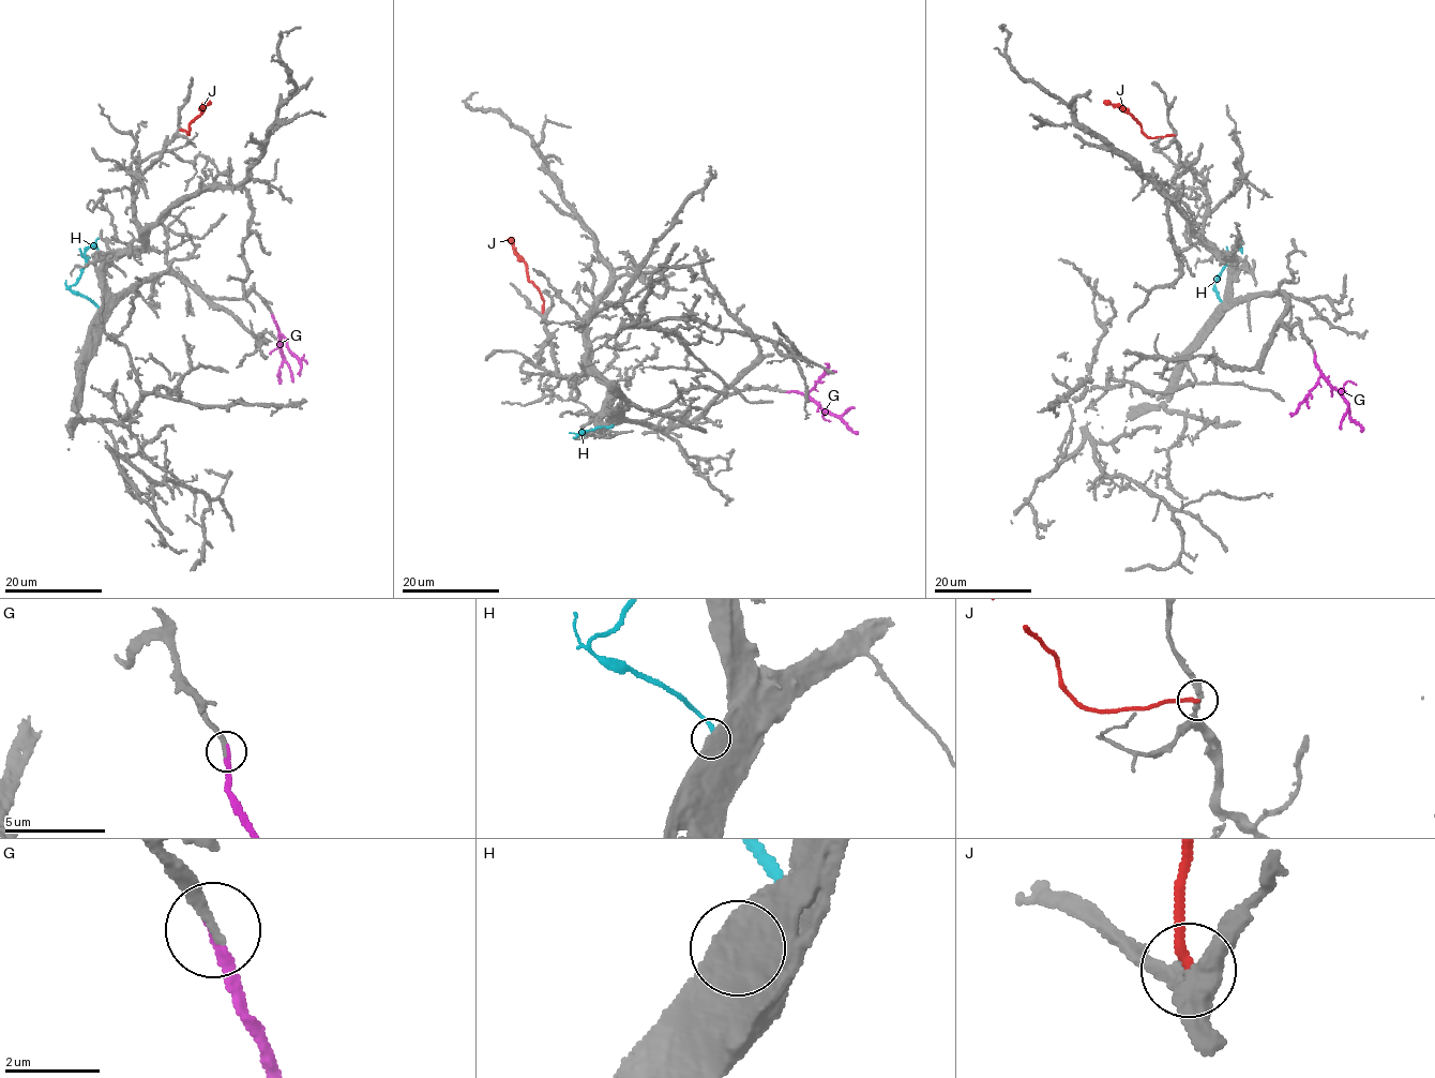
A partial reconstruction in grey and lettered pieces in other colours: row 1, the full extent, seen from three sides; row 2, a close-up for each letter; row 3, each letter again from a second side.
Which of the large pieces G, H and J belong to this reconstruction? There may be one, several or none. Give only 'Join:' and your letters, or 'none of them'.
Join: G

